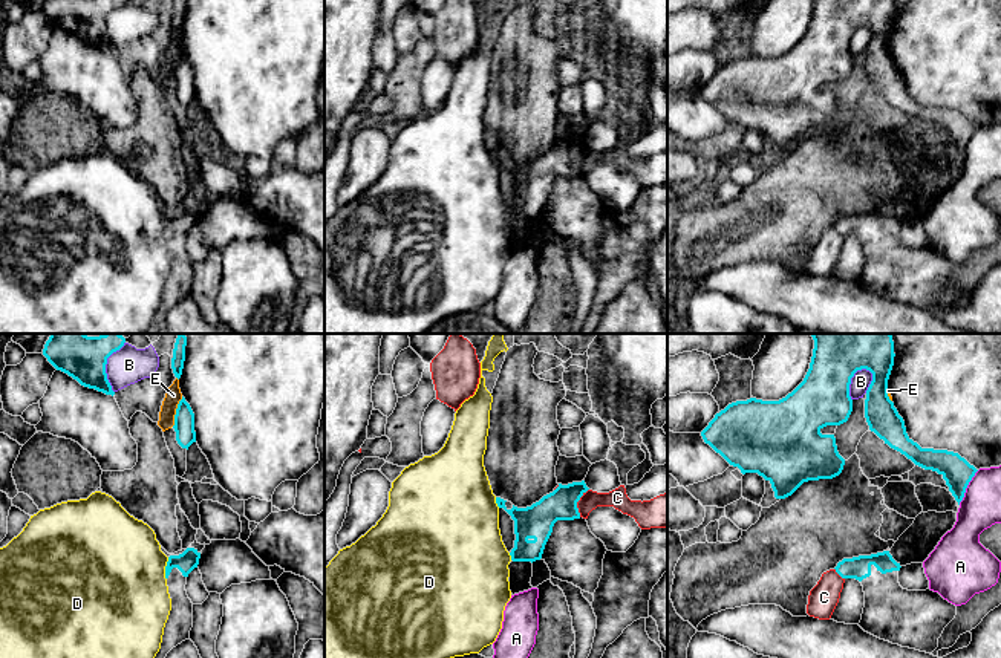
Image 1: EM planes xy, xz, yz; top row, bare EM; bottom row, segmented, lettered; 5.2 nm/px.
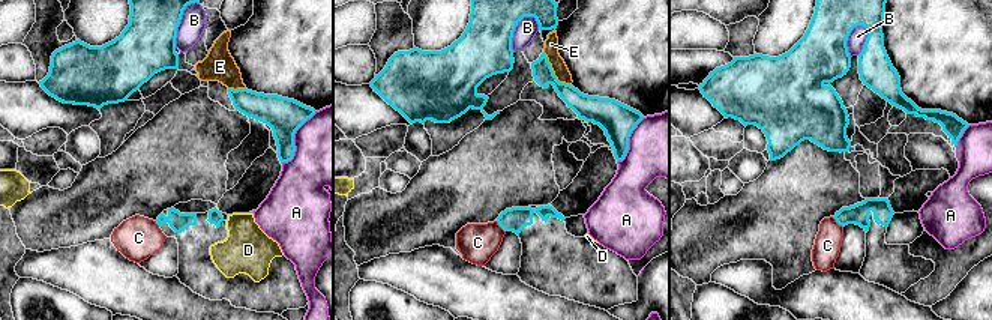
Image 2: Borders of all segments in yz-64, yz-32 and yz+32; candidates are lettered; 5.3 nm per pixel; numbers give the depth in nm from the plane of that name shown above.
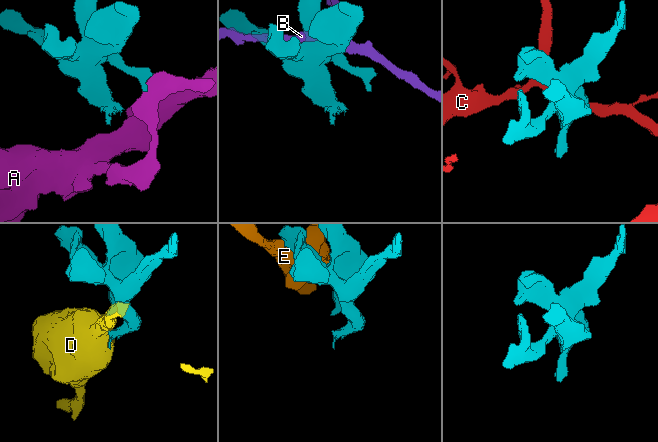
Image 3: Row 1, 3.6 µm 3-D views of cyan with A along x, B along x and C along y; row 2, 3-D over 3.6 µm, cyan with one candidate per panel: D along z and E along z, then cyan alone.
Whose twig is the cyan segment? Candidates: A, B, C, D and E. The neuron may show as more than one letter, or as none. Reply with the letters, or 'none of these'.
none of these

